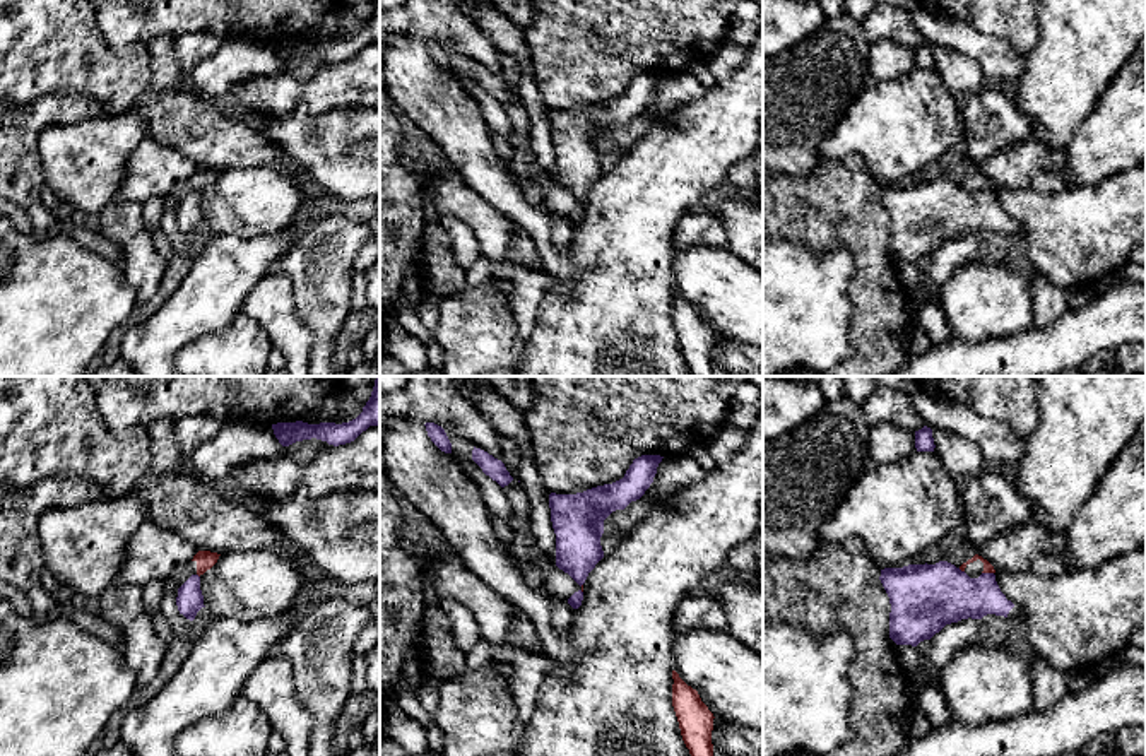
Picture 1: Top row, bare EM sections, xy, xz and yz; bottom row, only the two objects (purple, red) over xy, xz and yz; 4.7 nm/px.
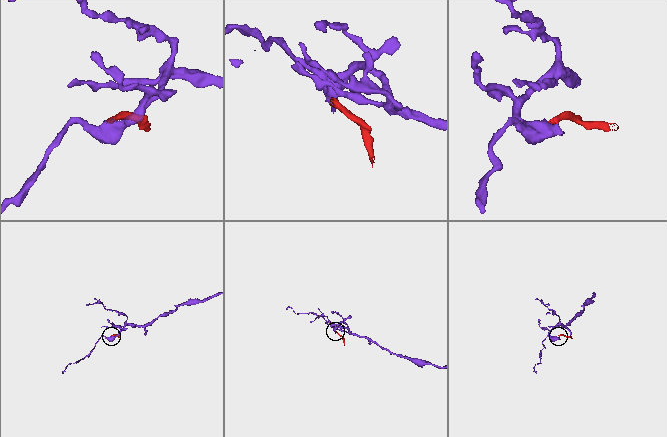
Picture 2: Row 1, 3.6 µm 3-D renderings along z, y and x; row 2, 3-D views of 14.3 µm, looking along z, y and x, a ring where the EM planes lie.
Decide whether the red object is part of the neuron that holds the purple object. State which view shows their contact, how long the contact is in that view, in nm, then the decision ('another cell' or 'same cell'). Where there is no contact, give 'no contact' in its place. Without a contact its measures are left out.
yz | 60 nm | another cell

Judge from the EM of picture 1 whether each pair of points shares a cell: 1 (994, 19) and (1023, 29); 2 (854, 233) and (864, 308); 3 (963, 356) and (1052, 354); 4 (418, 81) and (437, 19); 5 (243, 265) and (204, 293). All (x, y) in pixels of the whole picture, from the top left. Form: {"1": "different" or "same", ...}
{"1": "same", "2": "same", "3": "same", "4": "different", "5": "same"}

